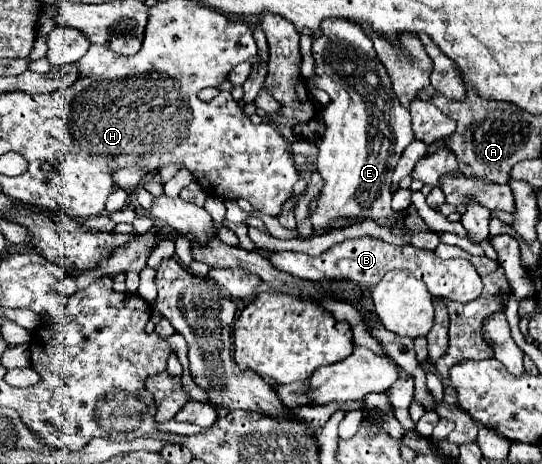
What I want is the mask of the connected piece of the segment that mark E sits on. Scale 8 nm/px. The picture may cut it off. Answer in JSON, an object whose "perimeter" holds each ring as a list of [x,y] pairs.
{"perimeter":[[[324,21],[324,23],[322,23],[322,31],[324,31],[324,37],[314,39],[312,55],[314,55],[314,59],[316,59],[316,87],[318,87],[318,89],[324,89],[324,91],[330,95],[330,103],[324,107],[324,109],[326,109],[326,133],[322,133],[322,141],[318,141],[320,155],[318,155],[316,167],[318,167],[318,173],[322,175],[322,179],[324,179],[324,187],[322,187],[322,191],[320,191],[320,195],[318,195],[316,211],[310,215],[312,227],[314,227],[314,231],[318,231],[318,233],[330,233],[330,221],[332,221],[332,219],[352,219],[352,217],[364,219],[364,217],[376,217],[376,223],[382,225],[382,227],[392,227],[392,229],[394,229],[394,227],[400,227],[400,229],[402,229],[402,227],[404,227],[404,217],[390,207],[390,199],[392,199],[392,195],[390,195],[390,183],[392,183],[392,171],[394,171],[394,167],[396,167],[396,163],[398,163],[402,151],[404,151],[404,149],[410,145],[410,141],[414,139],[412,125],[410,125],[410,113],[408,113],[408,109],[404,109],[402,105],[398,105],[398,99],[394,97],[394,91],[392,91],[392,85],[390,85],[390,79],[388,79],[388,73],[386,73],[384,65],[380,63],[380,59],[378,59],[374,47],[372,47],[370,37],[368,37],[362,29],[358,29],[358,25],[354,25],[352,21]]]}

